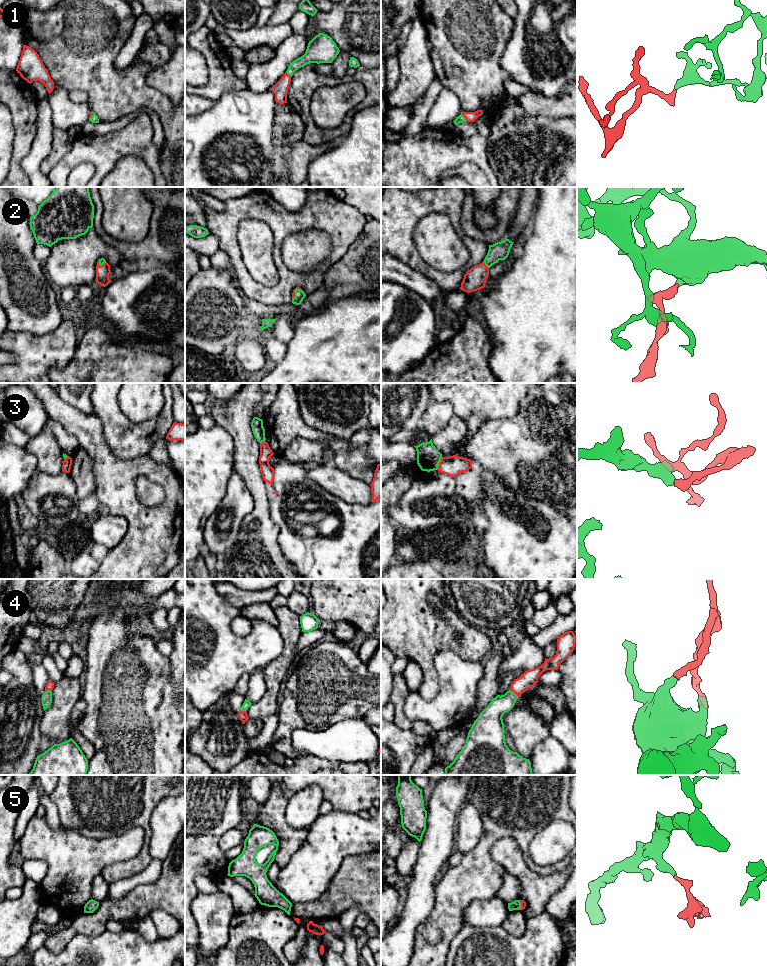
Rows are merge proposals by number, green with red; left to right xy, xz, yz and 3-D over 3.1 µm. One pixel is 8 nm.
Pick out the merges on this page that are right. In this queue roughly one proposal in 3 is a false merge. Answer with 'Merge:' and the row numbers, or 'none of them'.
Merge: 1, 2, 4, 5

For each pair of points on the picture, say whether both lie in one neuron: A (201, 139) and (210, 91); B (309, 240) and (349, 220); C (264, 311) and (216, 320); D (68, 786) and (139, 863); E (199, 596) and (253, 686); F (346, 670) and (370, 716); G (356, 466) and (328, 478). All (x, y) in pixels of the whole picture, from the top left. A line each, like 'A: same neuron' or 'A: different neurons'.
A: different neurons
B: different neurons
C: different neurons
D: same neuron
E: different neurons
F: different neurons
G: different neurons

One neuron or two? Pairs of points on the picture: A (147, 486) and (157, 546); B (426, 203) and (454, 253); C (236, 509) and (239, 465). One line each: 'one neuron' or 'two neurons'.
A: two neurons
B: two neurons
C: two neurons

